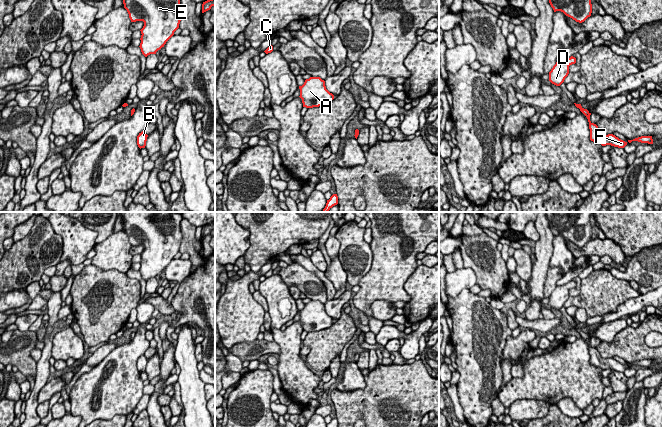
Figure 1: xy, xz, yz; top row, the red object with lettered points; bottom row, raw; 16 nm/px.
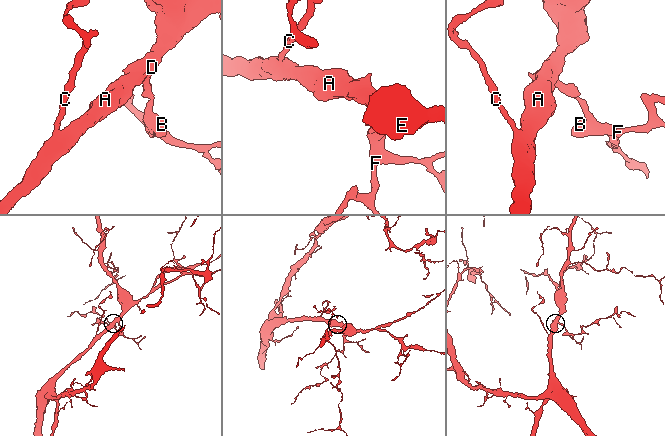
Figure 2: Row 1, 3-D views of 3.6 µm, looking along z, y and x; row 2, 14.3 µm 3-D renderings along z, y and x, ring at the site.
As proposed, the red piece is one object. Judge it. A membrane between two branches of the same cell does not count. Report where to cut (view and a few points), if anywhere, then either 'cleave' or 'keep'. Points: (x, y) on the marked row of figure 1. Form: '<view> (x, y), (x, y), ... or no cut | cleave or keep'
no cut | keep

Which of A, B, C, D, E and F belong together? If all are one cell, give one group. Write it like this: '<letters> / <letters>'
A B C D E F

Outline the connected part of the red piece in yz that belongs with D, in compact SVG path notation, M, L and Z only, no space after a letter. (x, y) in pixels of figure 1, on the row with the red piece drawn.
M573 56L563 62L556 62L549 72L549 81L556 86L560 86L569 74L569 66L575 63L576 58Z

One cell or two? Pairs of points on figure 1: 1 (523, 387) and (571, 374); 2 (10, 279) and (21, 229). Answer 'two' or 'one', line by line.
1: one
2: two

